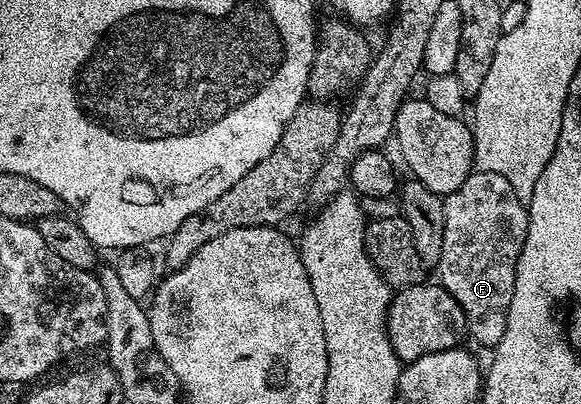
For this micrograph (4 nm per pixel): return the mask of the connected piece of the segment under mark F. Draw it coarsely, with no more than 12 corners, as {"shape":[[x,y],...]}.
{"shape":[[504,175],[444,197],[437,280],[504,339],[530,214]]}

